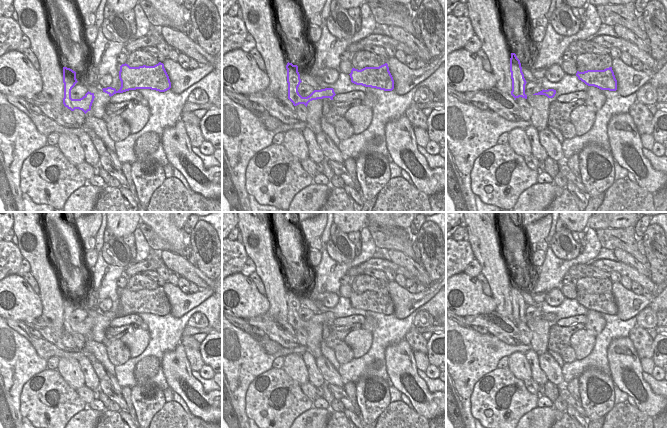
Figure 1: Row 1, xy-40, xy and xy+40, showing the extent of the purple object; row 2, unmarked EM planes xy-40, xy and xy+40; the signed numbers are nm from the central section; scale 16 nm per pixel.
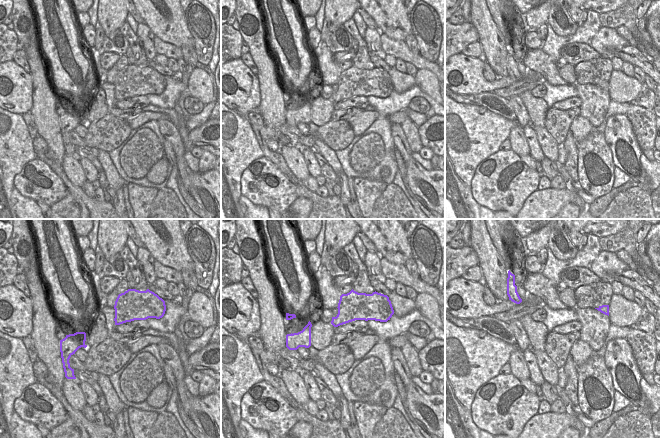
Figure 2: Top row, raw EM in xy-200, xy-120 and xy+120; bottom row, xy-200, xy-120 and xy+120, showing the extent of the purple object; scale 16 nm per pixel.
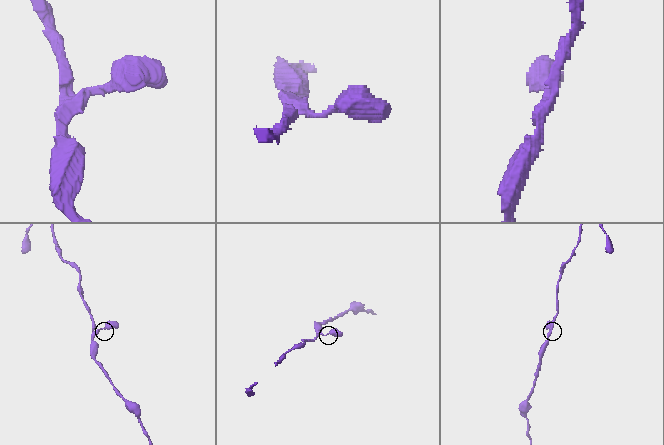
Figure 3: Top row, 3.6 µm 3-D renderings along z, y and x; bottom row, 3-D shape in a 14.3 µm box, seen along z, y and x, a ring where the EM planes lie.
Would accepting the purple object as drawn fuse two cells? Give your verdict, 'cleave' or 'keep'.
keep

